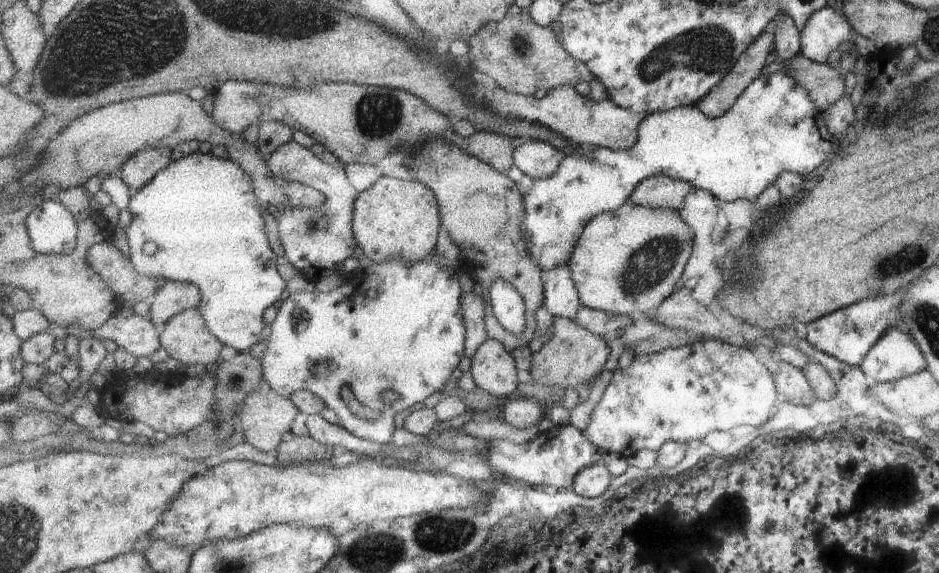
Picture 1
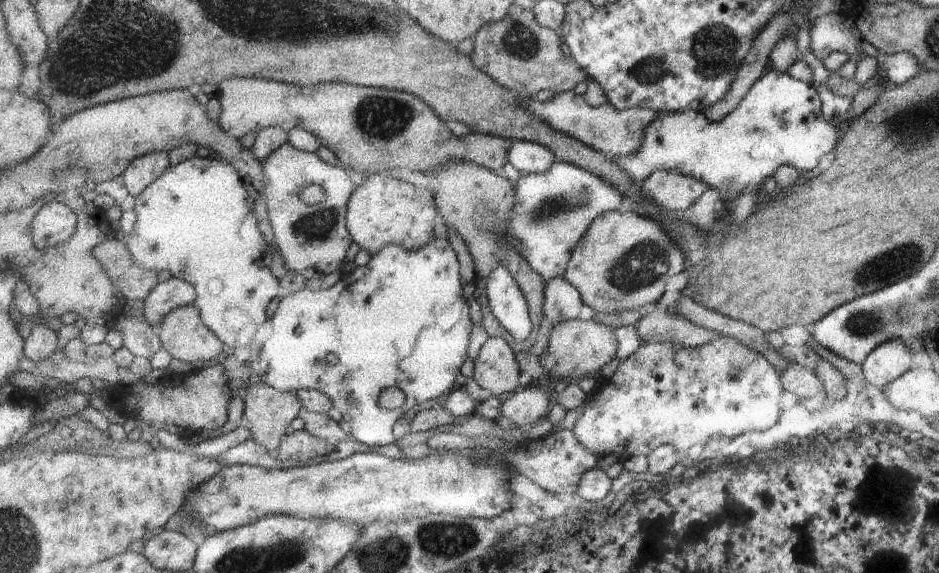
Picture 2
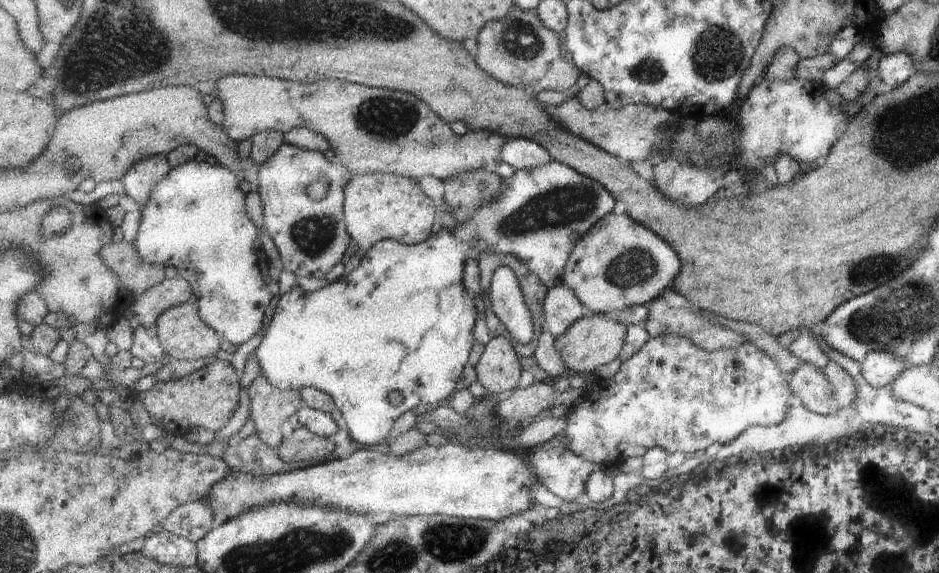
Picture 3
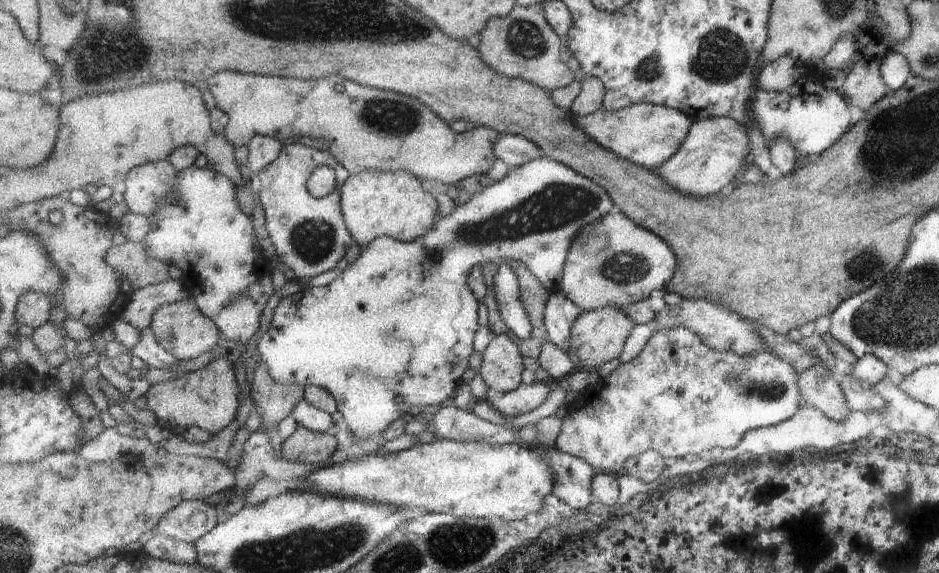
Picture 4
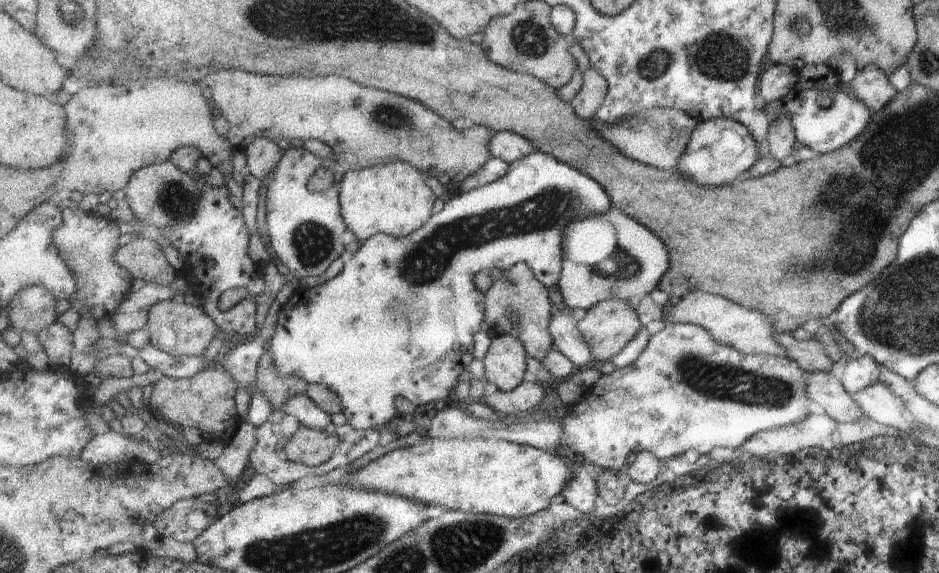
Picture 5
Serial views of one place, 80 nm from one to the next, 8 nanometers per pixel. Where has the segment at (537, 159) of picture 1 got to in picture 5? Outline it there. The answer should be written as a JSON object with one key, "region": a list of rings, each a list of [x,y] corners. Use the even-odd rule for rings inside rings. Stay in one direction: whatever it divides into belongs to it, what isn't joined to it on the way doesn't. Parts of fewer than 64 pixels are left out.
{"region":[[[493,129],[493,138],[489,148],[492,157],[507,160],[508,164],[513,164],[525,156],[536,151],[533,144],[526,137],[520,136],[512,131],[501,131]]]}

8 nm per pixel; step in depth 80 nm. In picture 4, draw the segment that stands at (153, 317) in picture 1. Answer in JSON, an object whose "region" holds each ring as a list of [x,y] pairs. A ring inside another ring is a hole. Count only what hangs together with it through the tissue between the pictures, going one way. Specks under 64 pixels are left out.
{"region":[[[182,277],[177,280],[153,284],[135,290],[132,300],[124,310],[121,320],[144,332],[151,327],[153,314],[159,308],[175,302],[187,301],[189,294],[185,290]]]}

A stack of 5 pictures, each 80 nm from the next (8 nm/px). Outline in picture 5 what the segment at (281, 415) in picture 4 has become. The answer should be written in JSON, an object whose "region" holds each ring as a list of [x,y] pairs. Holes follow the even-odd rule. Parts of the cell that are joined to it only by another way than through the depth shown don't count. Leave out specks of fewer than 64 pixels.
{"region":[[[268,342],[262,343],[266,352],[261,356],[257,388],[261,394],[265,394],[275,410],[282,410],[293,396],[307,394],[309,384],[301,376],[281,376],[273,362],[273,352],[267,344]]]}

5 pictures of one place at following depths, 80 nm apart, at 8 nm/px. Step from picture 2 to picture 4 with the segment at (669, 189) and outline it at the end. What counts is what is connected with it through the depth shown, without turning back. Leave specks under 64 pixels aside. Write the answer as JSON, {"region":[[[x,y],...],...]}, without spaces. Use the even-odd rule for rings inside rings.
{"region":[[[728,117],[694,122],[686,143],[669,162],[656,170],[673,188],[689,196],[713,196],[729,184],[747,154],[747,136],[743,128]]]}

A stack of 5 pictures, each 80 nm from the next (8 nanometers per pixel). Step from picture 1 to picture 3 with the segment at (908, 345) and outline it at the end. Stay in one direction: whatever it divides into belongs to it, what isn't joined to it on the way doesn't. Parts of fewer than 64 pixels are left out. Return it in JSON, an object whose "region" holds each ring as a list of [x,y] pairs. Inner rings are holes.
{"region":[[[887,351],[867,353],[860,362],[861,376],[876,390],[885,389],[901,370],[904,370],[902,362]]]}

